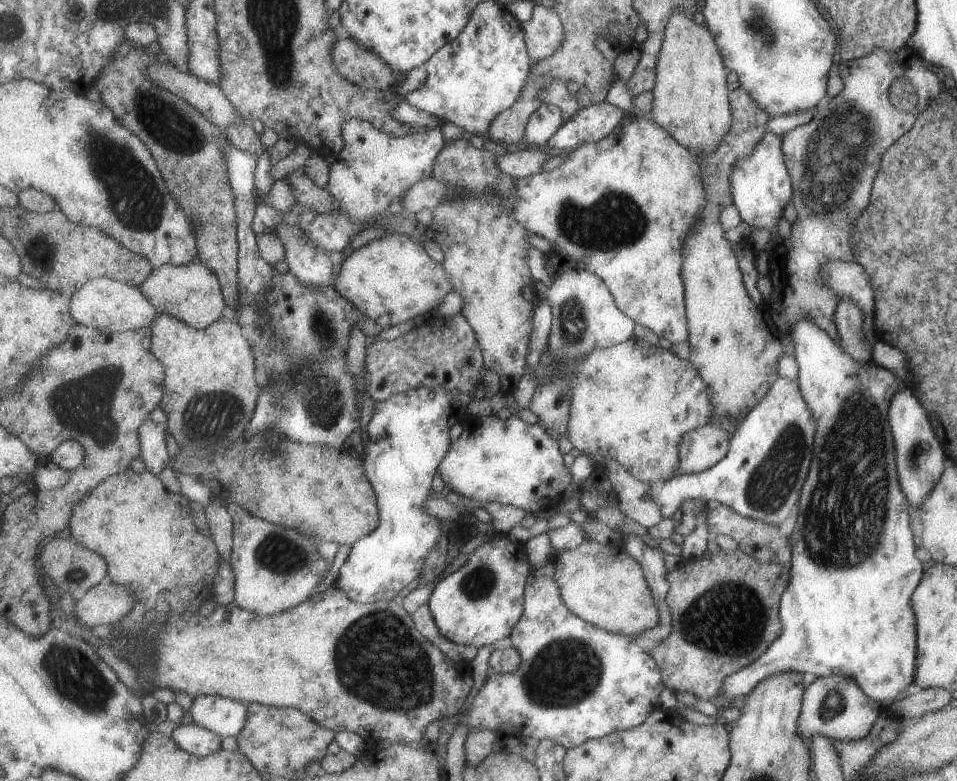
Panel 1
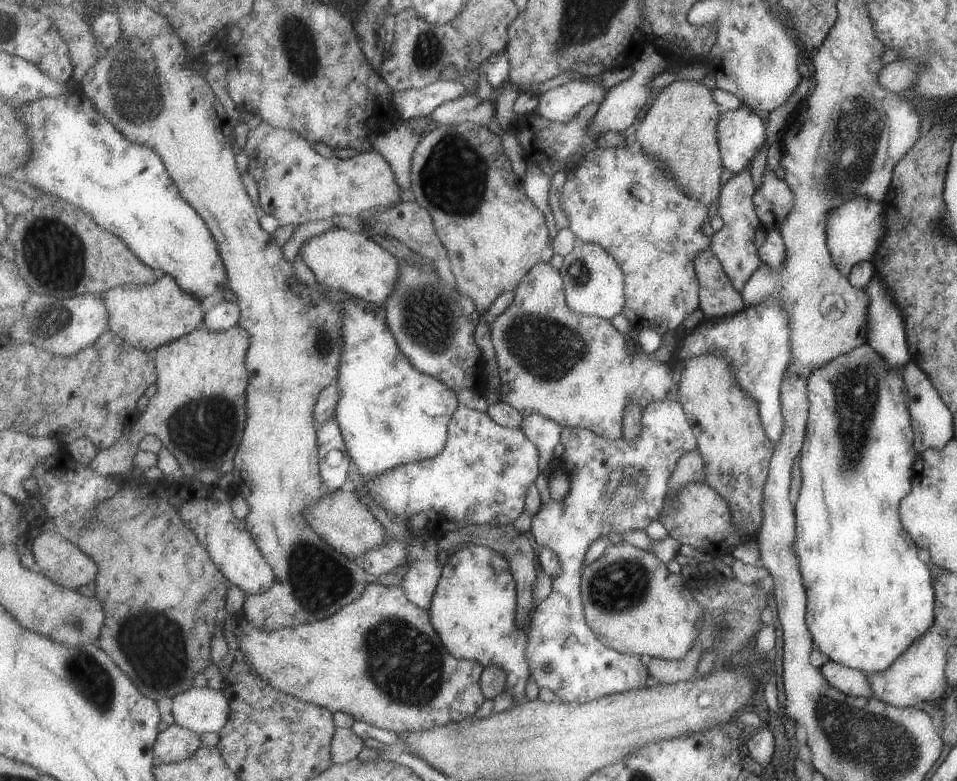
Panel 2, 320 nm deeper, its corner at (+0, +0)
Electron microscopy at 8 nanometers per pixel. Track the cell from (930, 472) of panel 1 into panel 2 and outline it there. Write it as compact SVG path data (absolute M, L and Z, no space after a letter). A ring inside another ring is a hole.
M873 276L863 290L870 300L866 320L868 332L866 343L875 352L878 352L879 356L883 357L888 367L899 371L910 360L909 345L906 343L905 321L902 319L902 313L899 312L892 296L886 290L886 285L882 284L879 277Z

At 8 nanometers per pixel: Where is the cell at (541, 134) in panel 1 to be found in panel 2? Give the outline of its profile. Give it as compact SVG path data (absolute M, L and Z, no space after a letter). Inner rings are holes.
M598 76L571 80L541 94L535 112L547 120L568 123L588 104L603 104L608 92Z

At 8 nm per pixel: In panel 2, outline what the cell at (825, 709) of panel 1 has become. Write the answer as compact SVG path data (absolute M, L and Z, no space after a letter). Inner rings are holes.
M832 660L824 662L819 668L827 684L836 691L855 698L870 696L870 684L864 672L837 664Z

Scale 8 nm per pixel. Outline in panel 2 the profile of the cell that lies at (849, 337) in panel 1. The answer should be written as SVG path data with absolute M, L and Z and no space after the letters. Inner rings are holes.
M856 196L837 205L826 216L826 243L835 268L845 277L850 268L859 261L870 261L884 233L882 203L864 196Z

